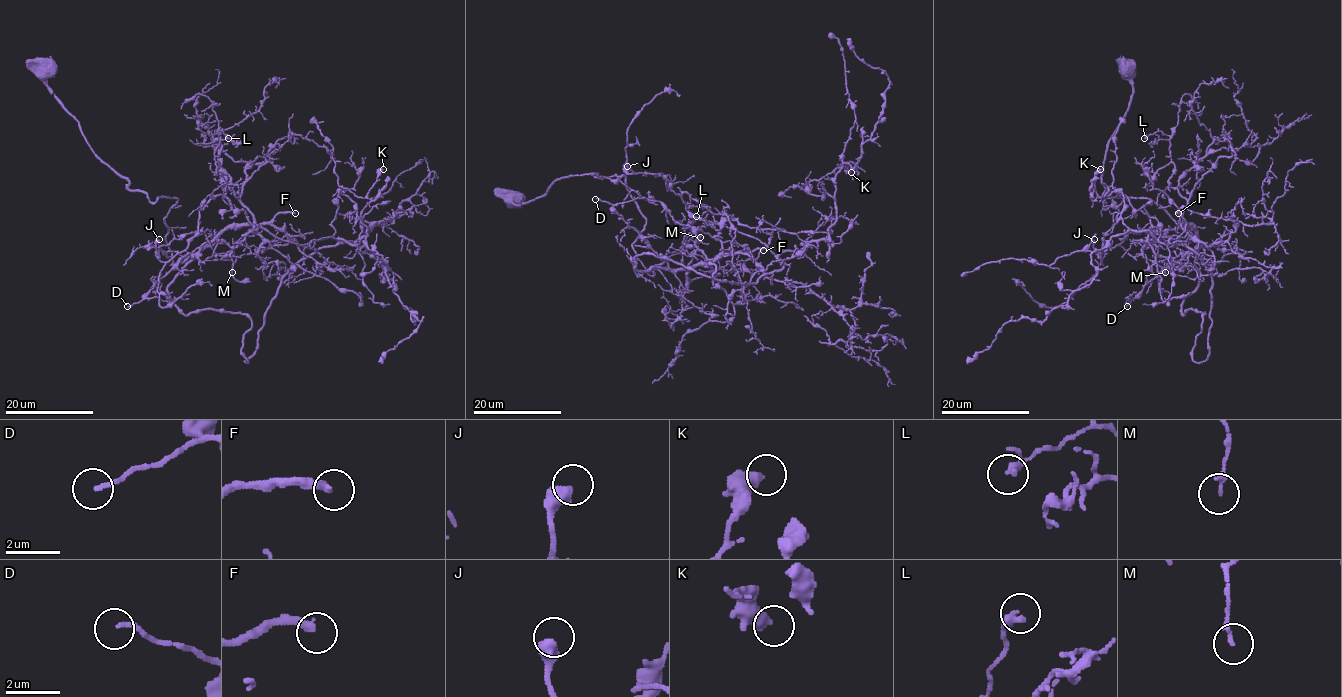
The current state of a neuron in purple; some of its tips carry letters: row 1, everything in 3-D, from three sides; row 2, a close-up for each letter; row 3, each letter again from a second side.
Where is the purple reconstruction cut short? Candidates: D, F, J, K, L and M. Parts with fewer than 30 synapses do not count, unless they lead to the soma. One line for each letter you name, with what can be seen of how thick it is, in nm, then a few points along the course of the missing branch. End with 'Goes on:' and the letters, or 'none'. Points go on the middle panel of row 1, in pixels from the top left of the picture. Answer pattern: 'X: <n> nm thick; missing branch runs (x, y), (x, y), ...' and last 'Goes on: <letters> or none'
D: 160 nm thick; missing branch runs (595, 199), (564, 191), (554, 196), (552, 189)
F: 280 nm thick; missing branch runs (763, 250), (773, 258), (764, 266), (784, 237), (826, 231), (824, 216), (839, 208), (852, 233), (847, 231)
Goes on: D, F

